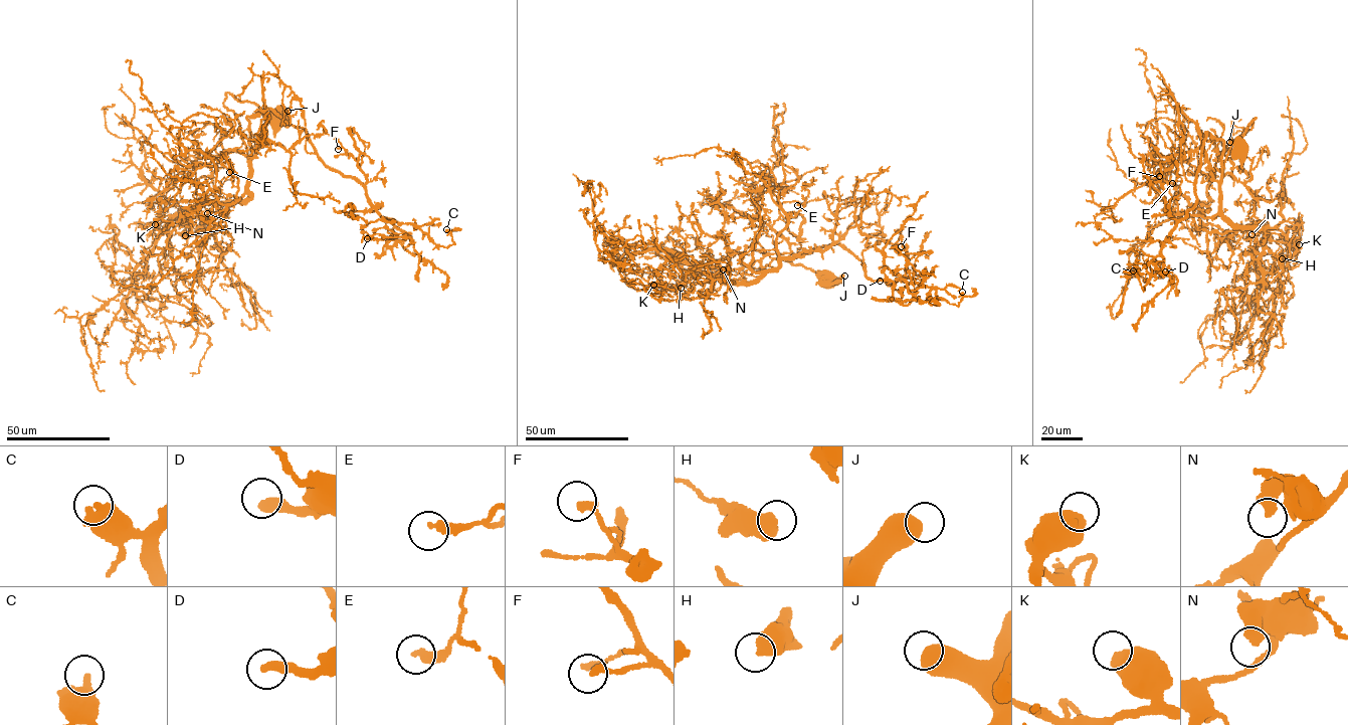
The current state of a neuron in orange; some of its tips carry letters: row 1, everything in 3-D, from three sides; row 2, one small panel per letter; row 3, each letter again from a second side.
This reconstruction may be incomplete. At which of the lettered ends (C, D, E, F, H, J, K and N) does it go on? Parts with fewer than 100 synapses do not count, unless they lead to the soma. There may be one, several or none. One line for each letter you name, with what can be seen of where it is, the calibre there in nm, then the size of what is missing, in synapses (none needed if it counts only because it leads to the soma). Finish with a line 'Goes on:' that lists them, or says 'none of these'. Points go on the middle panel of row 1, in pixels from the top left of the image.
Goes on: none of these

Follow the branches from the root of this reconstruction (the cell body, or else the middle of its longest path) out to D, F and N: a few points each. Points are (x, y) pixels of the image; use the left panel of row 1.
D: (275, 116), (226, 94), (249, 157), (247, 118), (271, 109), (406, 236), (367, 238)
F: (275, 116), (226, 94), (249, 157), (266, 124), (258, 143), (289, 150), (325, 133), (338, 149)
N: (275, 116), (226, 94), (225, 107), (245, 147), (250, 193), (242, 201), (209, 201), (207, 213)

